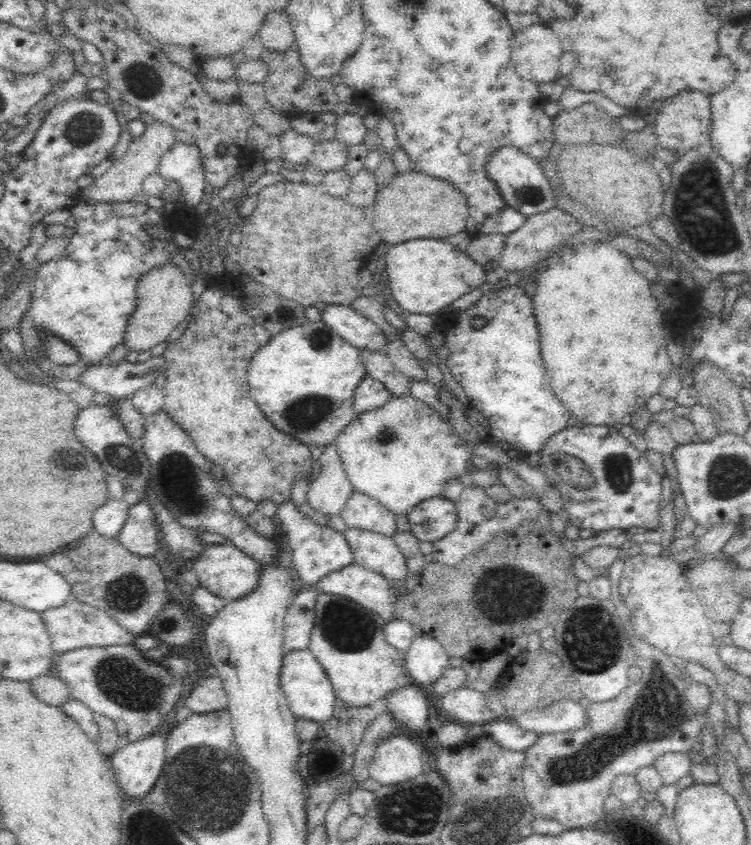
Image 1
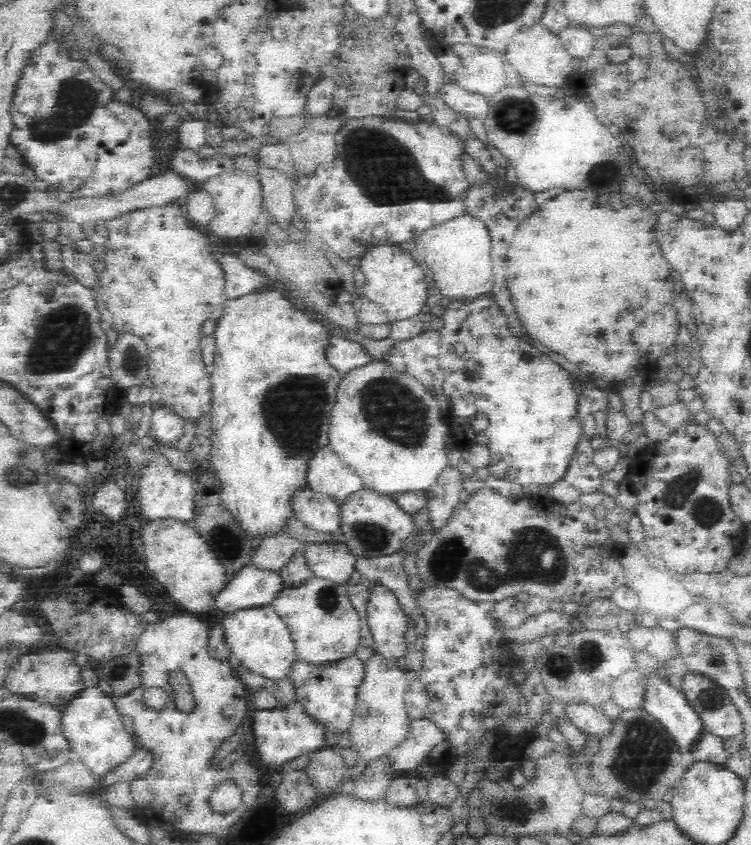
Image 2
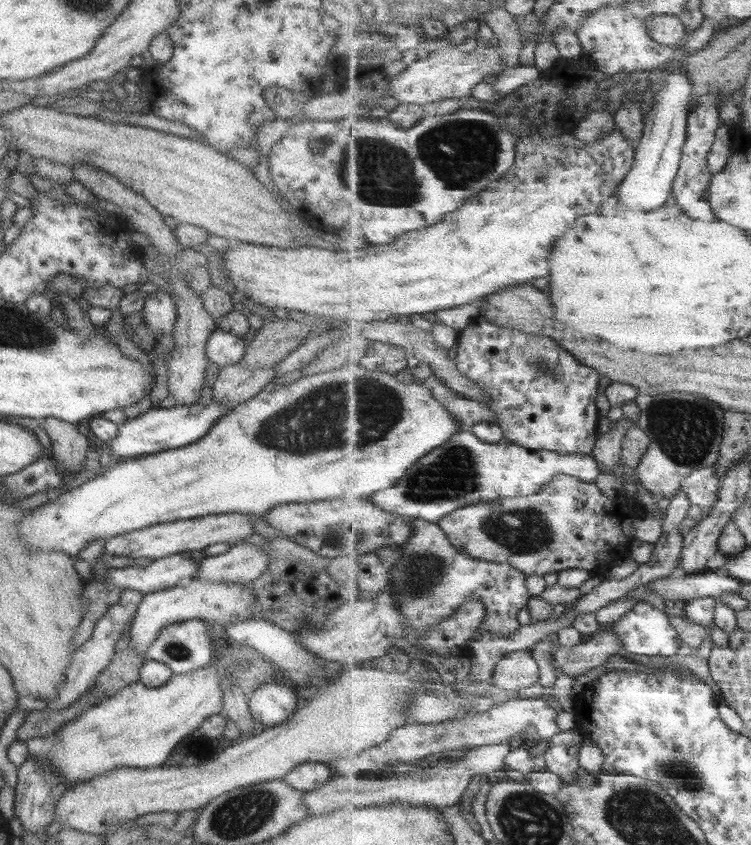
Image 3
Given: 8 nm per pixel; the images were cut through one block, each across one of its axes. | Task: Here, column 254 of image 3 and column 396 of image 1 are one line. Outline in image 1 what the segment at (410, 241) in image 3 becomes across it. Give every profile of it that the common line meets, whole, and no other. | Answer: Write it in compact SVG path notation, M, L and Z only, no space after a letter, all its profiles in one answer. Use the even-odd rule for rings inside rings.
M414 239L392 246L382 258L392 298L412 314L440 314L449 304L484 283L484 268L445 239Z

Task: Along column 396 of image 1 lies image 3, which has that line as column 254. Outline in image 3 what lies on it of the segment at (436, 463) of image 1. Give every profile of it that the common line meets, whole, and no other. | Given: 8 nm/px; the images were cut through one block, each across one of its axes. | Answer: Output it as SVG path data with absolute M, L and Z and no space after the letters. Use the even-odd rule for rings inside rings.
M331 360L322 365L313 375L299 377L296 381L286 385L274 385L273 382L266 384L249 400L240 402L230 411L224 412L207 429L207 432L202 437L199 437L199 440L191 444L135 458L127 458L127 460L123 461L111 462L110 466L95 476L93 480L87 480L78 488L73 488L59 497L49 498L49 501L45 502L45 504L33 508L29 512L29 516L25 516L23 520L19 521L17 528L15 528L15 535L17 535L17 539L21 543L29 545L29 548L35 546L37 550L63 552L63 554L68 554L73 558L77 555L77 552L83 548L85 549L91 541L106 541L123 532L140 530L155 524L230 513L263 516L278 504L309 503L326 499L337 499L338 497L351 499L370 498L377 492L398 486L407 475L407 472L412 467L415 467L415 464L420 459L423 459L423 456L427 456L434 448L445 444L452 434L461 429L454 416L432 395L432 390L425 388L421 382L414 381L403 384L399 383L393 374L387 374L380 370L371 372L362 366L340 365L338 362Z

